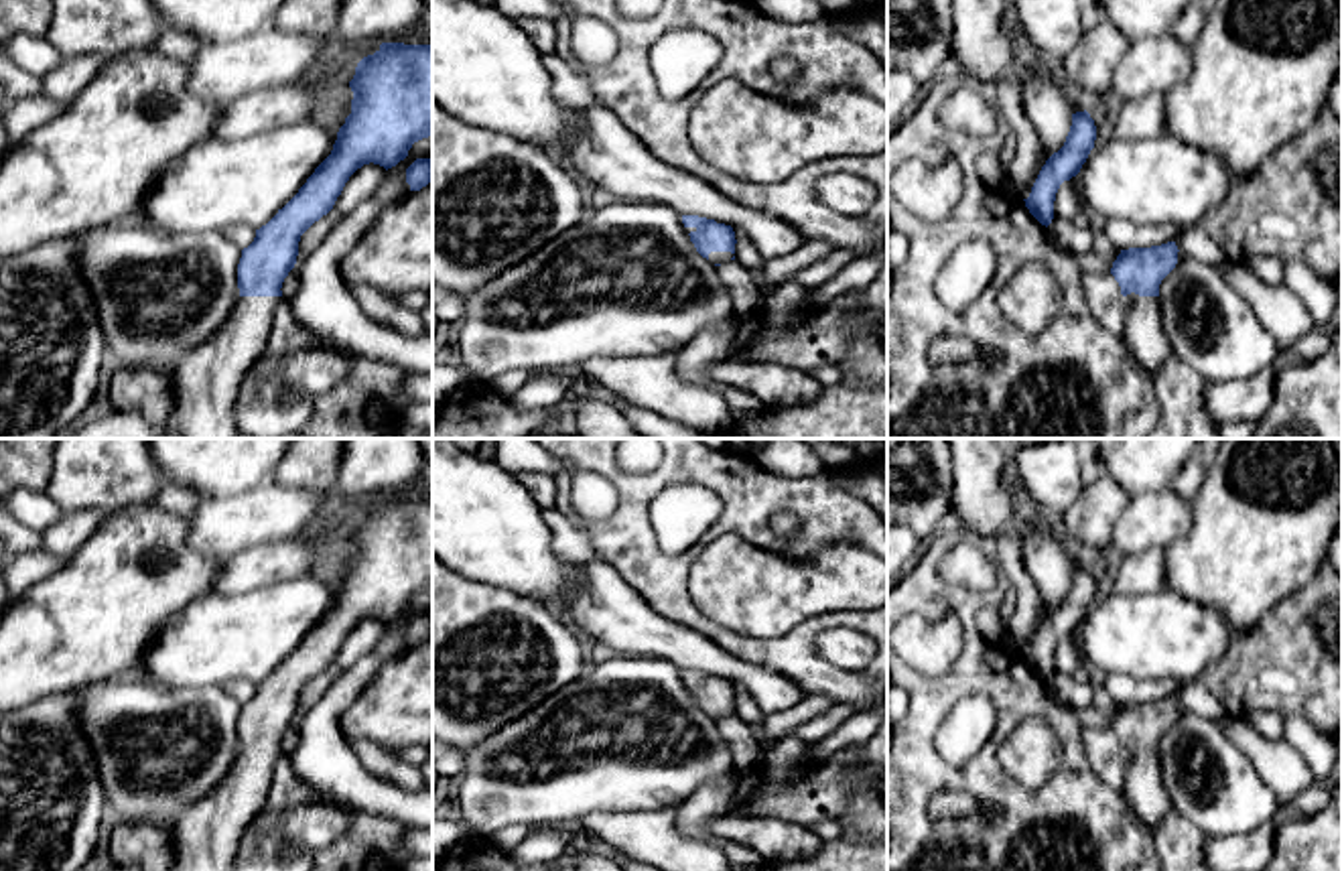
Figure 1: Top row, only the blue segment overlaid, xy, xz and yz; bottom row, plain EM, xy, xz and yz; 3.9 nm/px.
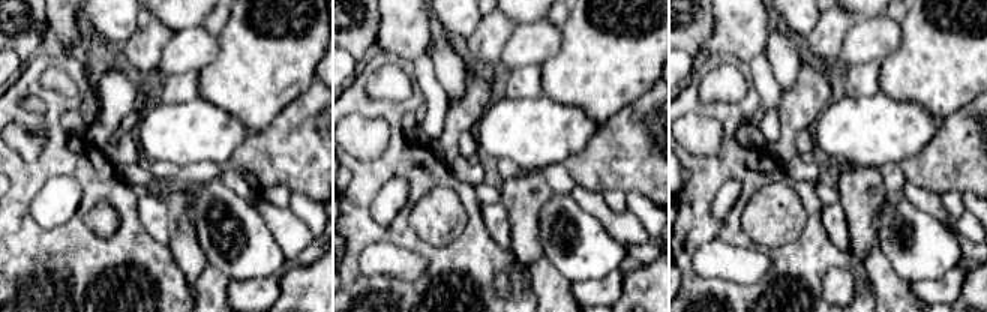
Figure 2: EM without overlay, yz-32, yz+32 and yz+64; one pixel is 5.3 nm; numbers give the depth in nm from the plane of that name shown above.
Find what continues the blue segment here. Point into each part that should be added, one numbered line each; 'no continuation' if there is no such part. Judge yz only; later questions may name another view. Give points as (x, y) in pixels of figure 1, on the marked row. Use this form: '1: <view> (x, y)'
1: yz (1144, 333)

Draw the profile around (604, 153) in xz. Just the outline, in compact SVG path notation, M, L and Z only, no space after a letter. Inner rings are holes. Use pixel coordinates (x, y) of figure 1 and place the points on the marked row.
M605 106L577 112L577 128L562 150L589 195L666 203L680 215L743 229L763 260L794 254L806 244L792 225L771 213L739 205L702 179L656 158Z

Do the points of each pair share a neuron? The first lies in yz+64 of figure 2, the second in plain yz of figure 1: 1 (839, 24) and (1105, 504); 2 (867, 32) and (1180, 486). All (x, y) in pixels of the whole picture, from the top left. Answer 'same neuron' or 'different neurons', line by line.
1: same neuron
2: different neurons

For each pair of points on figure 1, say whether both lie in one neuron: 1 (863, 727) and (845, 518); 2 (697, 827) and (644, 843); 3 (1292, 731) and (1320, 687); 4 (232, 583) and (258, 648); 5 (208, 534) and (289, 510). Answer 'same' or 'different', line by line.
1: different
2: different
3: different
4: different
5: same

